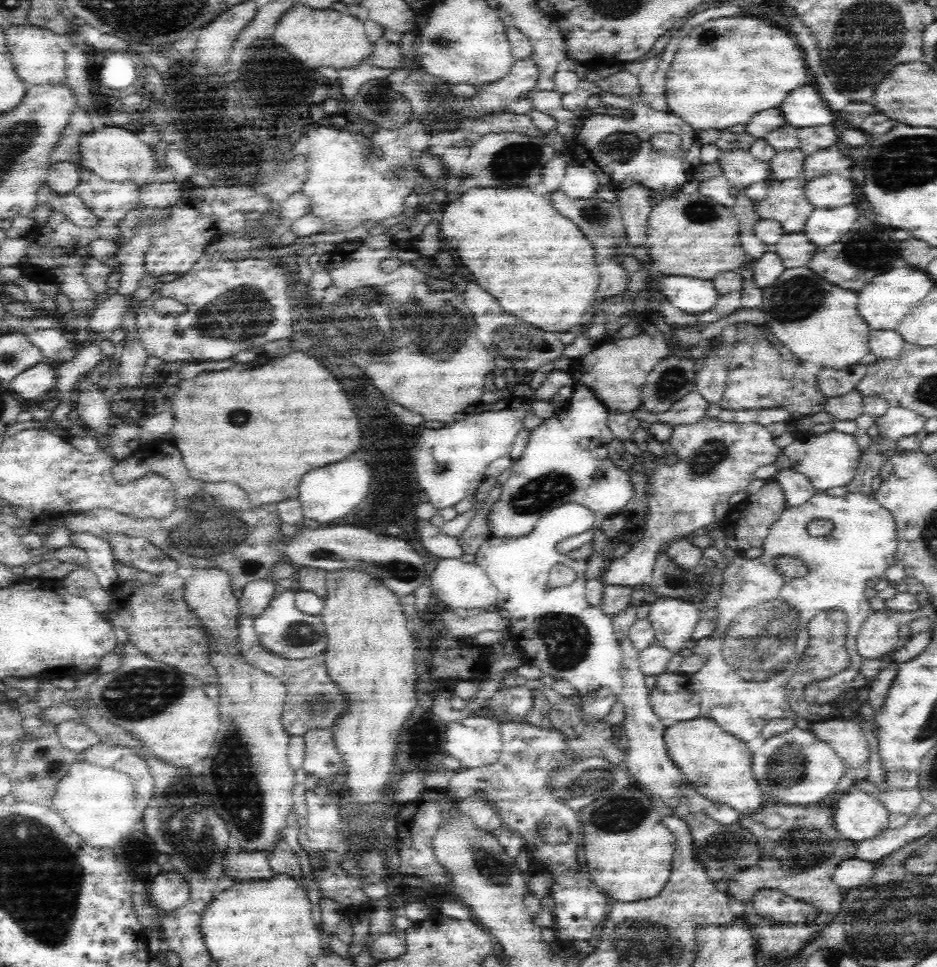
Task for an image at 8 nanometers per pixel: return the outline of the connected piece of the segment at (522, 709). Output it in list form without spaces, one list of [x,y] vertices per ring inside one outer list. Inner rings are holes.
[[[527,684],[521,686],[500,687],[487,702],[488,714],[499,721],[522,721],[532,708],[532,691]]]

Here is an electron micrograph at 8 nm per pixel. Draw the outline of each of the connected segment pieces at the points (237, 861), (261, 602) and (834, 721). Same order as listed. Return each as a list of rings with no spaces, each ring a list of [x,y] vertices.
[[[236,848],[226,856],[226,874],[238,880],[268,880],[274,874],[268,859],[266,852],[261,850],[246,852]]]
[[[270,578],[252,580],[243,588],[242,596],[238,599],[238,610],[254,619],[270,604],[279,590]]]
[[[834,716],[824,721],[810,721],[809,724],[812,726],[808,730],[833,749],[845,769],[860,768],[868,762],[870,748],[859,721]]]

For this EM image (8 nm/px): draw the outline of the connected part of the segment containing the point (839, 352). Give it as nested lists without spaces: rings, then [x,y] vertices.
[[[808,266],[785,268],[777,280],[764,287],[762,310],[768,322],[765,325],[784,344],[788,356],[821,368],[840,370],[860,363],[869,353],[870,328],[858,316],[856,292],[826,282]]]

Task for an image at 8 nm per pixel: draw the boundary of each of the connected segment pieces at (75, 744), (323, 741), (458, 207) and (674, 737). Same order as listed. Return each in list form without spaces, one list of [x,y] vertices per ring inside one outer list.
[[[65,720],[57,724],[56,733],[62,748],[79,755],[100,741],[99,736],[80,720]]]
[[[313,728],[303,734],[305,740],[302,767],[318,780],[332,779],[343,772],[343,760],[334,744],[331,729]]]
[[[470,187],[466,192],[462,193],[462,196],[453,202],[446,202],[441,208],[441,211],[436,216],[436,220],[439,223],[440,237],[442,243],[447,243],[456,250],[460,262],[474,274],[476,282],[480,284],[480,288],[484,288],[486,292],[490,292],[496,302],[500,304],[500,308],[506,312],[506,314],[512,314],[516,316],[520,322],[526,322],[531,324],[544,332],[568,332],[578,328],[583,319],[584,314],[591,312],[591,308],[594,305],[594,298],[596,298],[596,290],[599,284],[599,270],[597,269],[595,259],[595,248],[588,240],[588,237],[582,234],[581,230],[563,214],[558,214],[558,210],[554,208],[551,199],[542,196],[538,196],[539,191],[530,189],[528,187],[519,188],[477,188]]]
[[[700,716],[677,722],[666,728],[666,750],[688,784],[704,798],[732,807],[741,816],[748,816],[763,808],[762,791],[752,772],[752,752],[742,740],[724,732],[718,723]]]

